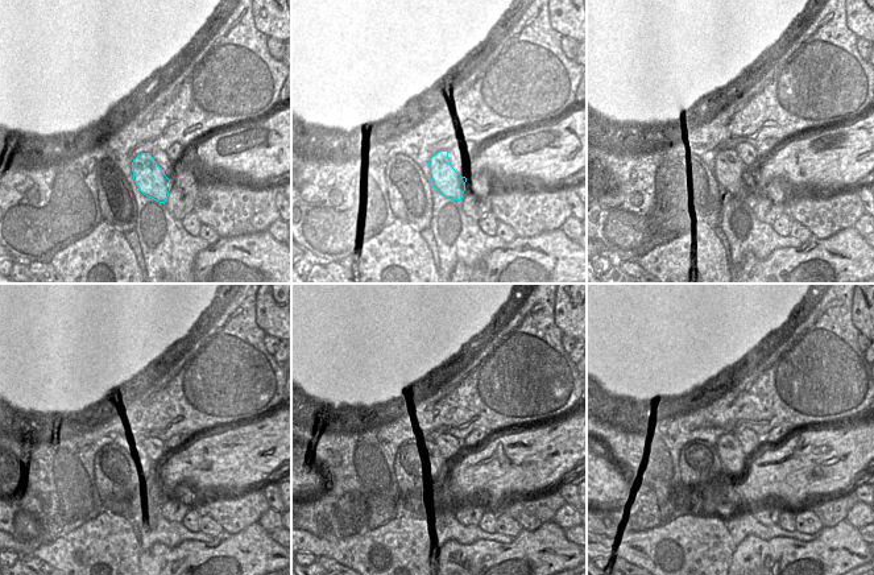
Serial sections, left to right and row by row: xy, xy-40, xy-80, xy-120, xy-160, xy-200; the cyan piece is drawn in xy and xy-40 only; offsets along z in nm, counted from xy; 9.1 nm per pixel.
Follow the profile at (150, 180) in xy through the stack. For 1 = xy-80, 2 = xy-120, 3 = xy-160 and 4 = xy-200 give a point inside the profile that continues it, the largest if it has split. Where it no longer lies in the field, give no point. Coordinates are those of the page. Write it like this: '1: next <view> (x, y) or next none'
1: next xy-80 (736, 178)
2: next xy-120 (137, 459)
3: next xy-160 (436, 464)
4: next xy-200 (728, 447)

